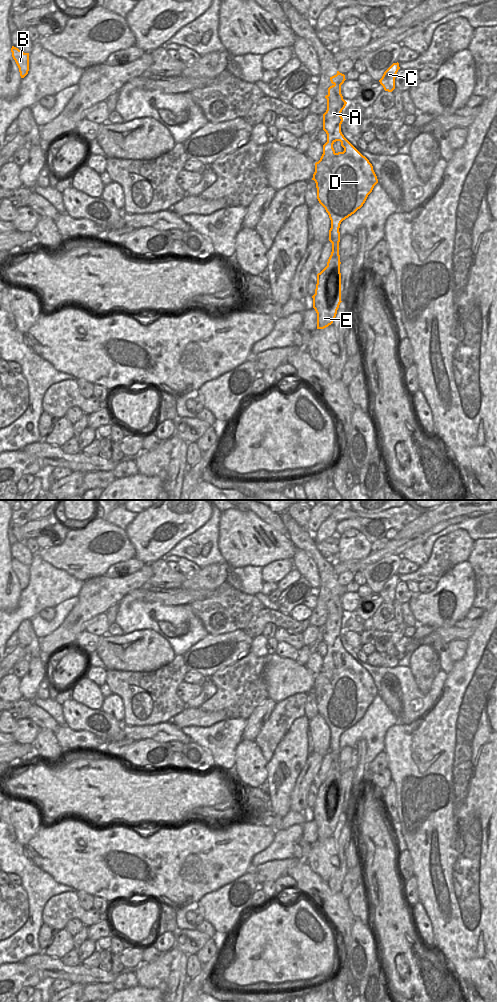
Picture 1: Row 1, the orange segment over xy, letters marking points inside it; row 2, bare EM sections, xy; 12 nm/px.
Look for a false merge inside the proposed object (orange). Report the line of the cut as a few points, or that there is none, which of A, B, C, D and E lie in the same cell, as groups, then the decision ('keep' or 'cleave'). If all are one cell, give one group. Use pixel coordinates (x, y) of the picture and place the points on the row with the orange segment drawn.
xy (334, 83), (340, 85) | A D E / B C | cleave

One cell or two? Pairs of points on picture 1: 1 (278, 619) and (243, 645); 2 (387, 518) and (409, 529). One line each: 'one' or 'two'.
1: two
2: two

